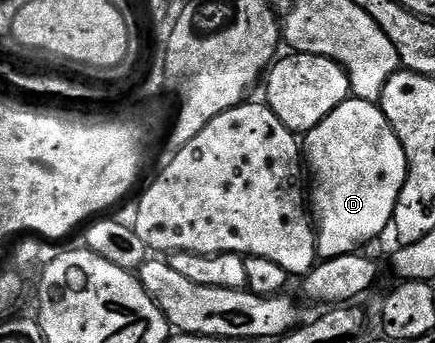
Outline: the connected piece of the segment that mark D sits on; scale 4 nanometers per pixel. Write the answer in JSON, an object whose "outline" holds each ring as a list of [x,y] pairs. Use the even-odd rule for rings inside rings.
{"outline":[[[351,99],[345,101],[340,107],[336,107],[336,111],[332,111],[320,124],[311,129],[304,137],[304,161],[308,166],[308,173],[314,176],[314,205],[312,201],[312,213],[316,218],[316,236],[318,239],[318,255],[319,258],[339,257],[340,255],[348,255],[349,253],[357,253],[369,241],[374,241],[382,232],[391,228],[394,220],[394,208],[398,202],[400,191],[406,182],[406,156],[404,155],[404,147],[400,143],[400,139],[396,139],[396,131],[392,131],[392,127],[388,123],[388,119],[382,113],[381,108],[373,101],[360,101]]]}

